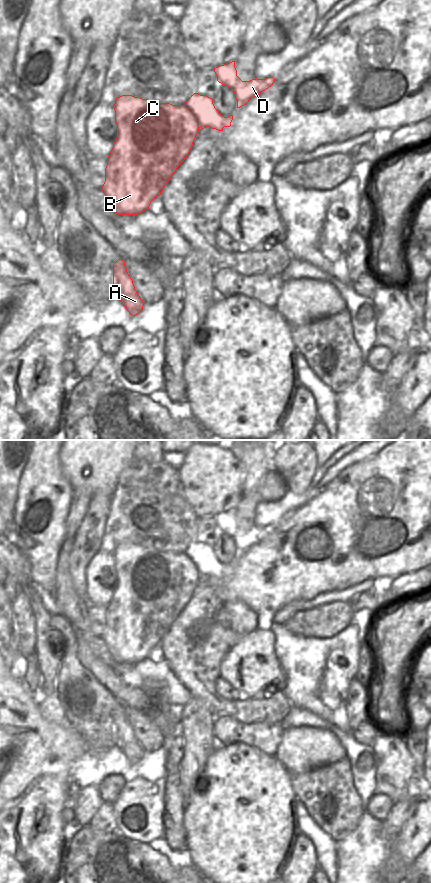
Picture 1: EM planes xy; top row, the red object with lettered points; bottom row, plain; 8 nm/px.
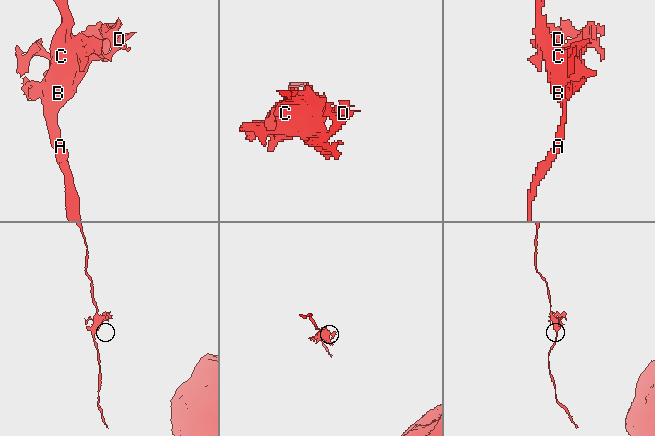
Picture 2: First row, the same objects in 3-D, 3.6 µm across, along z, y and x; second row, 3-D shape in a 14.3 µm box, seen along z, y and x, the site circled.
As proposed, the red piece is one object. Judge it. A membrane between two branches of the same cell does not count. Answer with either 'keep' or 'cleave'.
cleave

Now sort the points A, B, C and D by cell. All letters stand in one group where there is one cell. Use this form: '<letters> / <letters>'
A B C / D

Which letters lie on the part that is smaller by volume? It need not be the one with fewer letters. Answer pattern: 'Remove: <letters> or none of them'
Remove: D

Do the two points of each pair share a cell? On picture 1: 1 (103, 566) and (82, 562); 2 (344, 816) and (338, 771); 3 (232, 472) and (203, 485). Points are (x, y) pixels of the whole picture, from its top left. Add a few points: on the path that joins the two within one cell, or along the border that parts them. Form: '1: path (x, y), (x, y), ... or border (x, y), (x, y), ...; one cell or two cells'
1: border (100, 548), (85, 570), (84, 586); two cells
2: path (338, 805), (338, 782); one cell
3: path (225, 474), (215, 477), (210, 482); one cell

